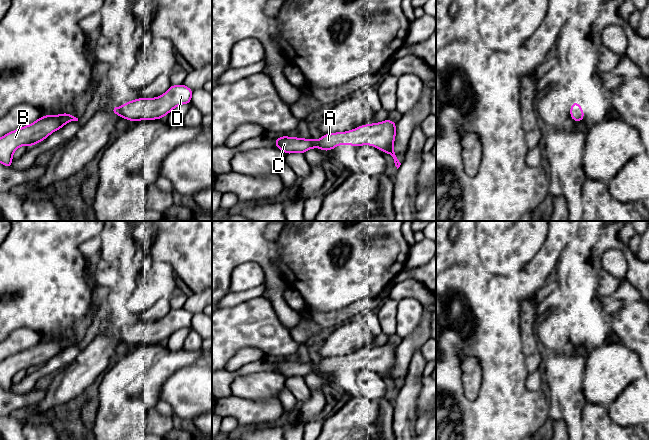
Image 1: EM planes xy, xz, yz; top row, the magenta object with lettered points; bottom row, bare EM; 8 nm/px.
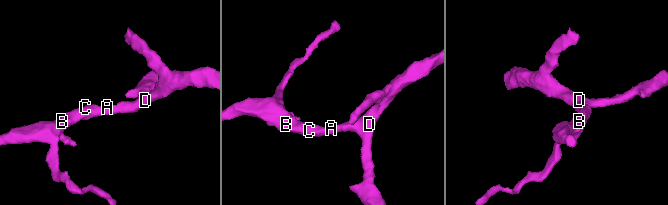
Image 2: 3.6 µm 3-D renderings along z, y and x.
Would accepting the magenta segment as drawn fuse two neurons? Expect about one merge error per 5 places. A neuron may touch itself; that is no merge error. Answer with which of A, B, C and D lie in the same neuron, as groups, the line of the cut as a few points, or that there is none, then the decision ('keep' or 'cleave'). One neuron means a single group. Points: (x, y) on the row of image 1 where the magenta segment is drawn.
groups A B C D; cut none; keep

